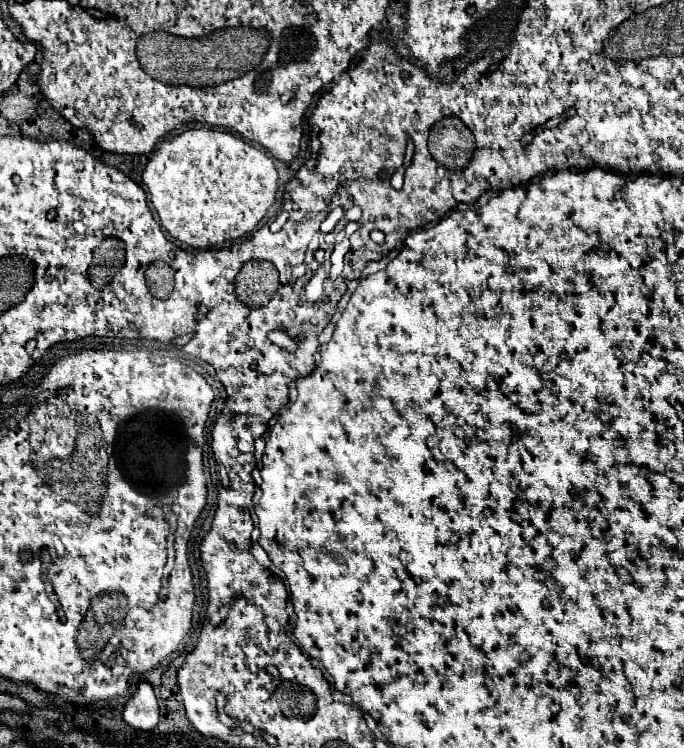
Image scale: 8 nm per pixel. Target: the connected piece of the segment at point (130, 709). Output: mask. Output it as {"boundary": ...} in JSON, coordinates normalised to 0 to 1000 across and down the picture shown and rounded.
{"boundary":[[[202,912],[199,928],[181,944],[181,963],[199,976],[225,976],[231,968],[231,939],[216,912]]]}

